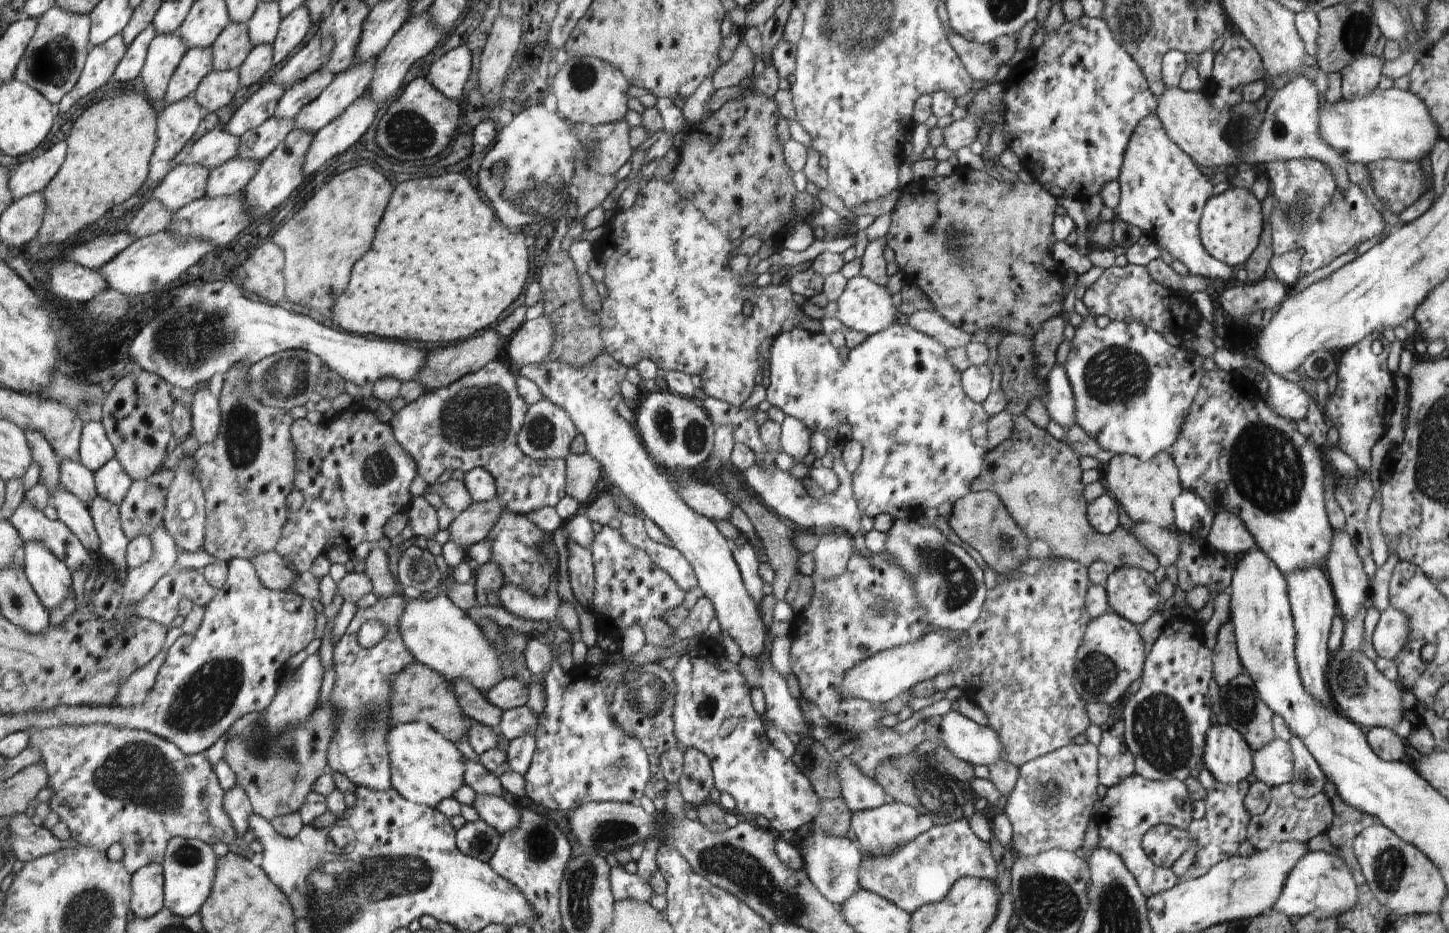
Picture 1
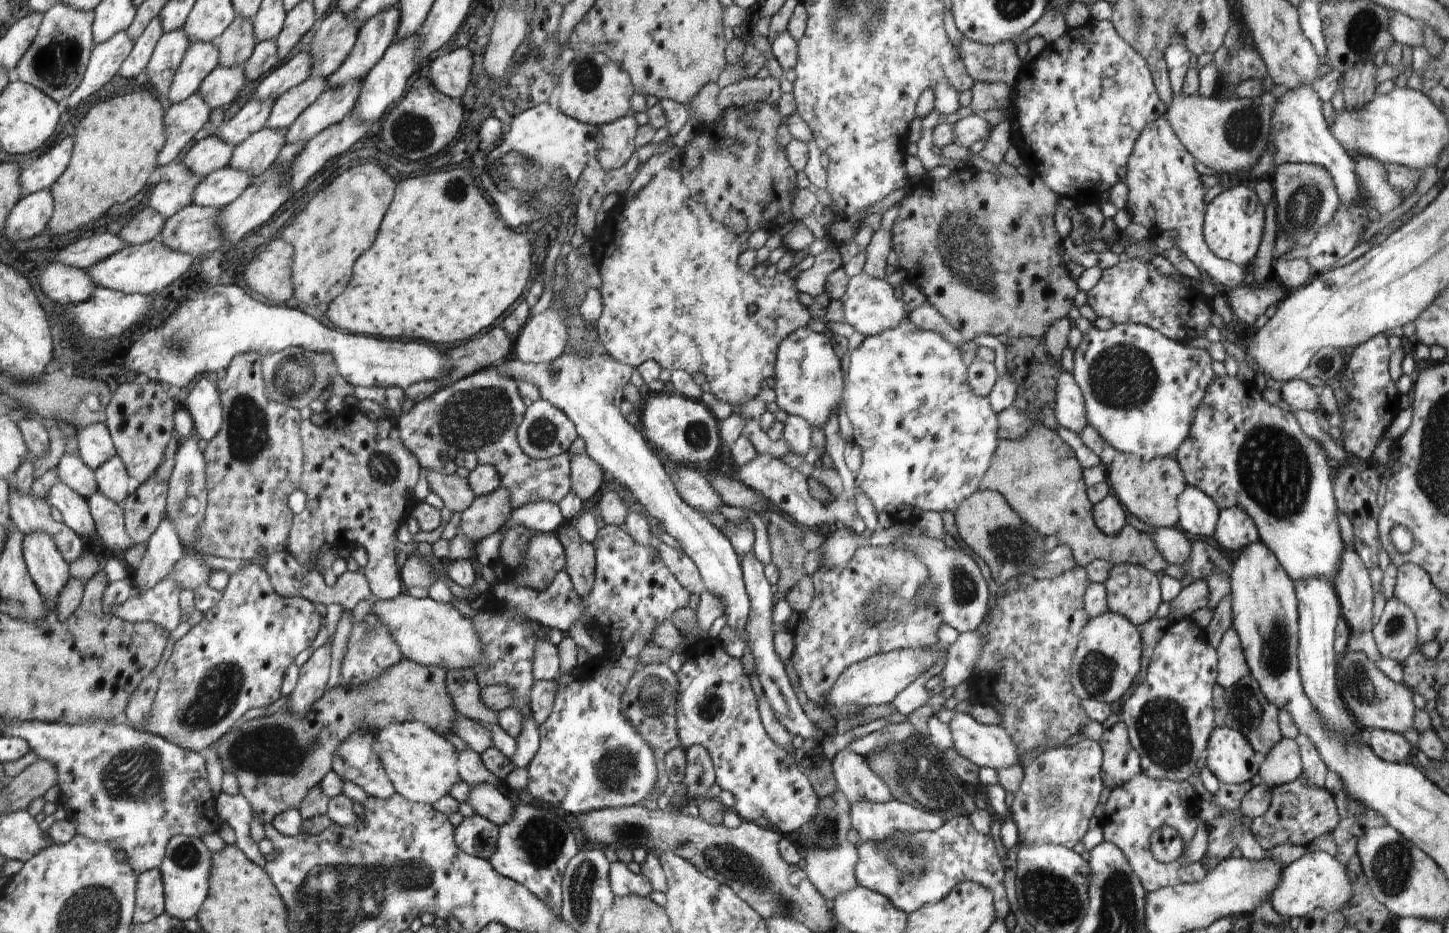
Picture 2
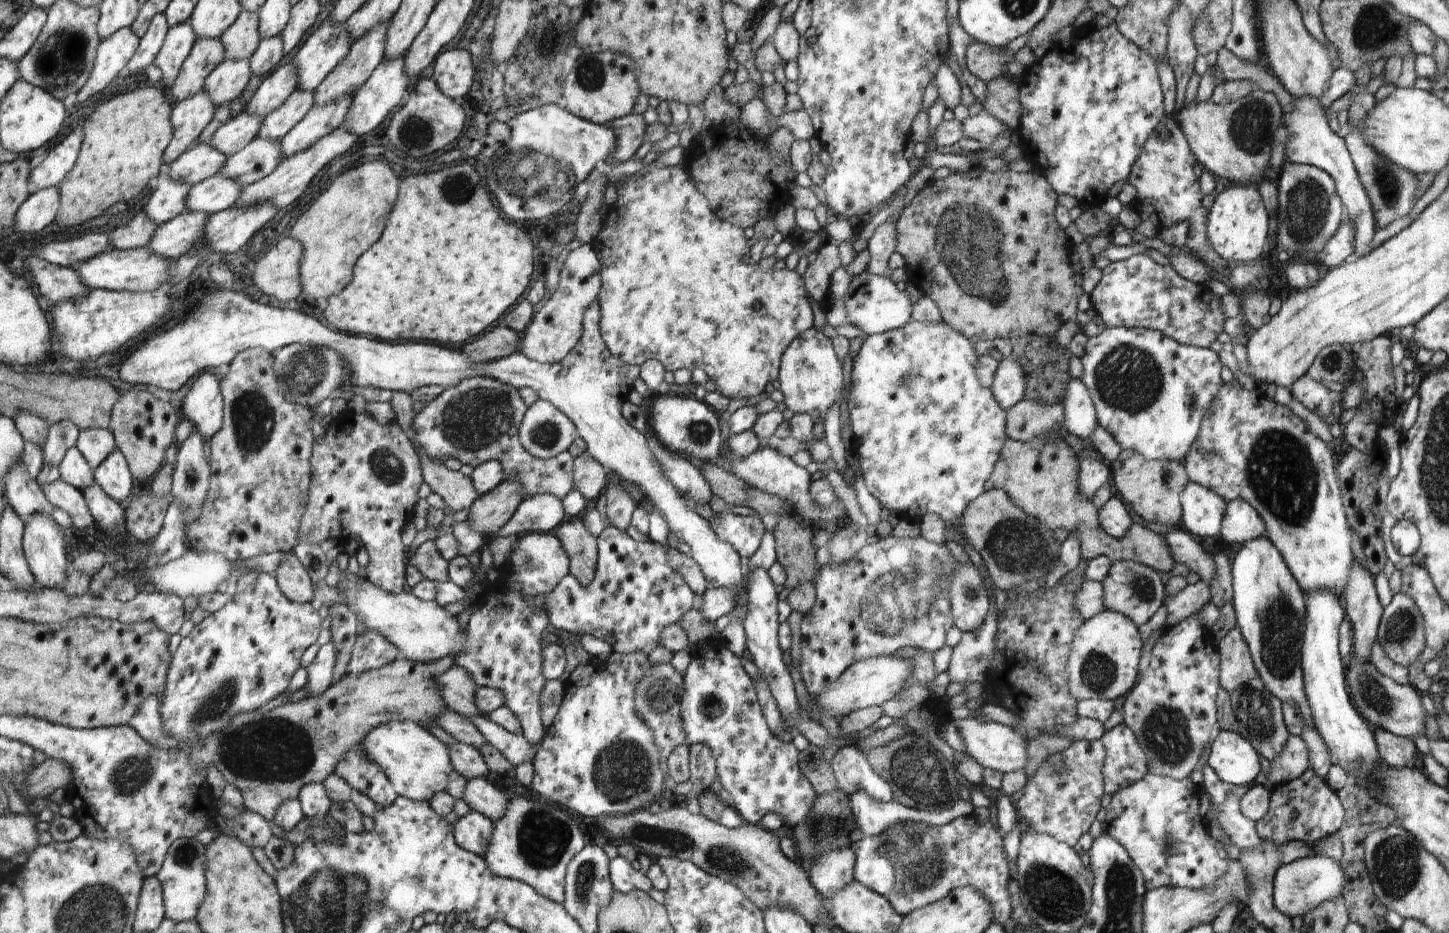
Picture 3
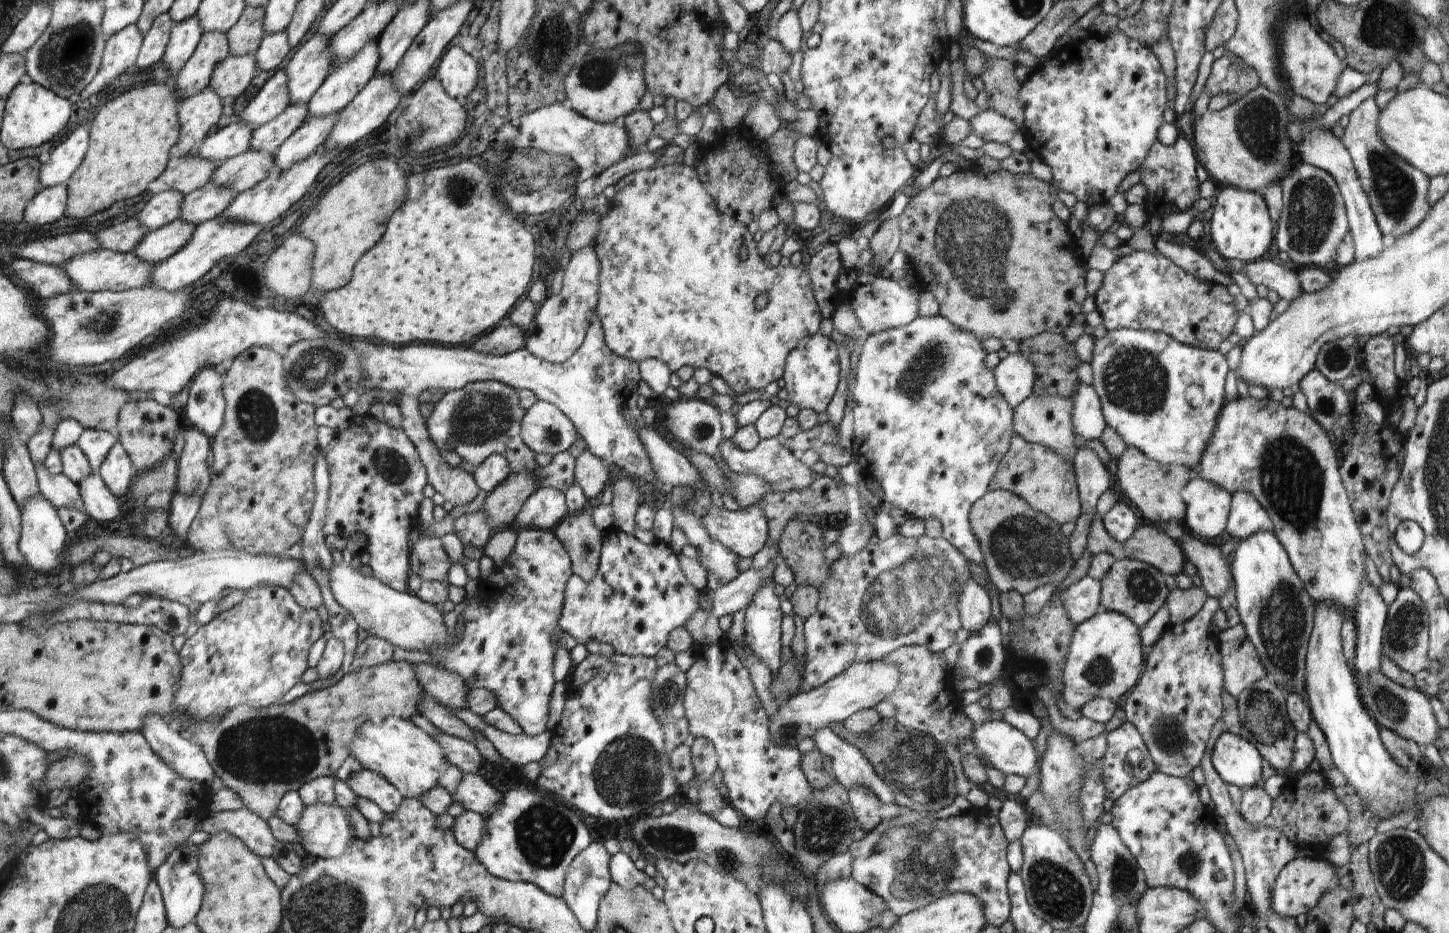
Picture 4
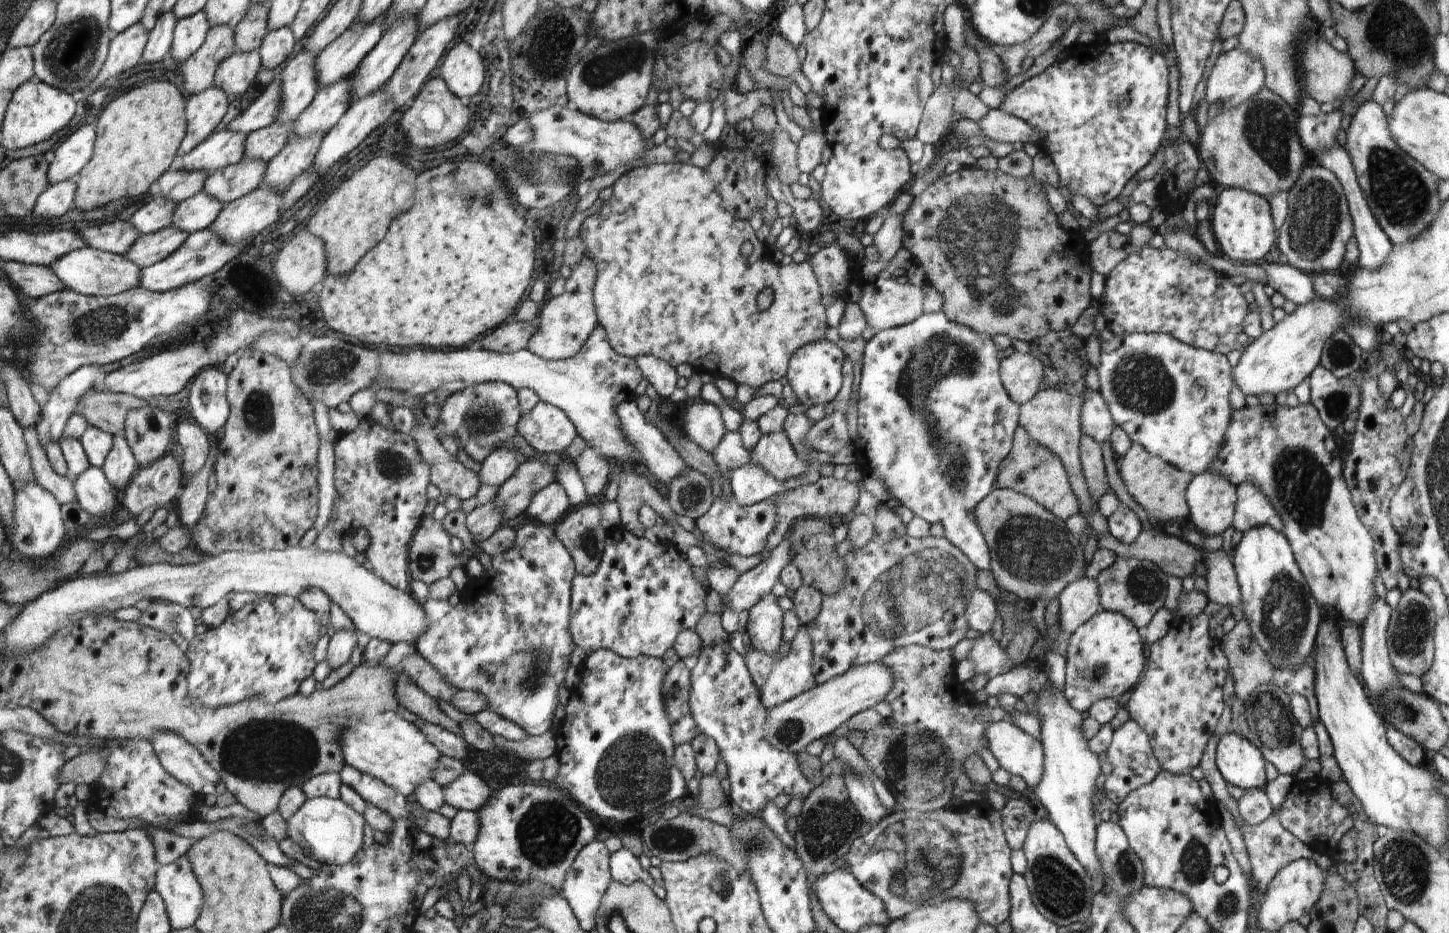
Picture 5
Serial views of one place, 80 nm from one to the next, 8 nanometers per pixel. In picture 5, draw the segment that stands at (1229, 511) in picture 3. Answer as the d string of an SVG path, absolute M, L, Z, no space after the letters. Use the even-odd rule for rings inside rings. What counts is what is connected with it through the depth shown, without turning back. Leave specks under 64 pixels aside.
M1243 483L1237 488L1237 500L1235 501L1235 514L1232 527L1234 531L1242 533L1250 531L1252 527L1270 526L1275 532L1283 530L1283 523L1269 499L1251 483Z

